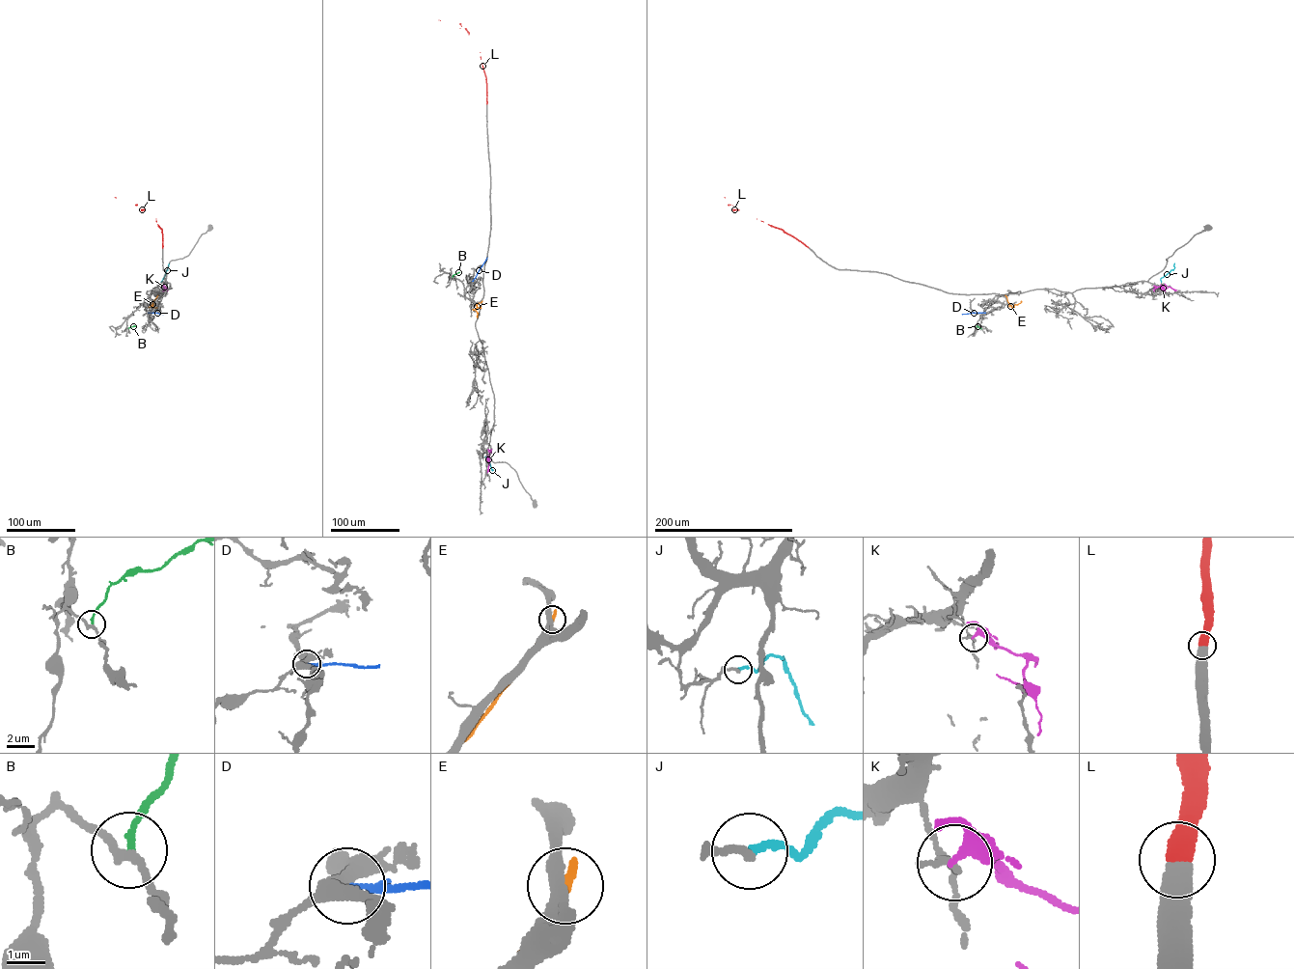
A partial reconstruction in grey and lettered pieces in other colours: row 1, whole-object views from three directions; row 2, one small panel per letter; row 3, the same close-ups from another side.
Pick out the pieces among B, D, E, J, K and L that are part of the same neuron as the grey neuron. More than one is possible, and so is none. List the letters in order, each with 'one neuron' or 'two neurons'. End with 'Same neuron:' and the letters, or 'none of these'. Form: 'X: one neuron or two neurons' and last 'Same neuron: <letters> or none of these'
B: two neurons
D: two neurons
E: two neurons
J: one neuron
K: two neurons
L: one neuron
Same neuron: J, L

